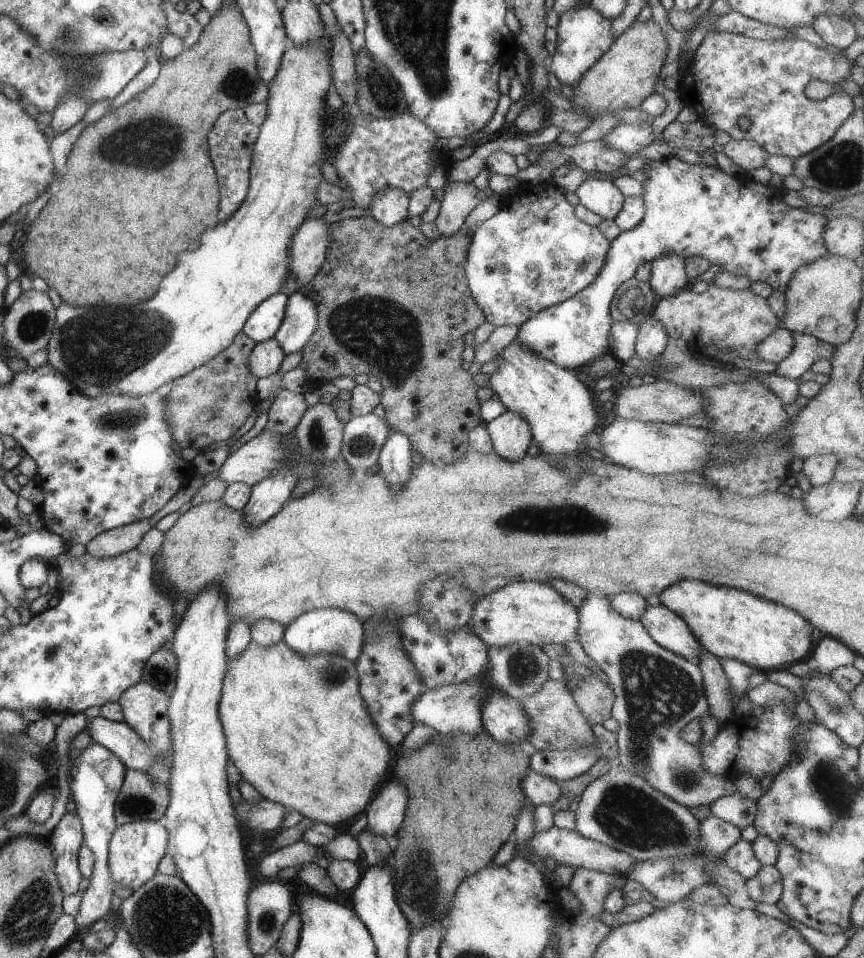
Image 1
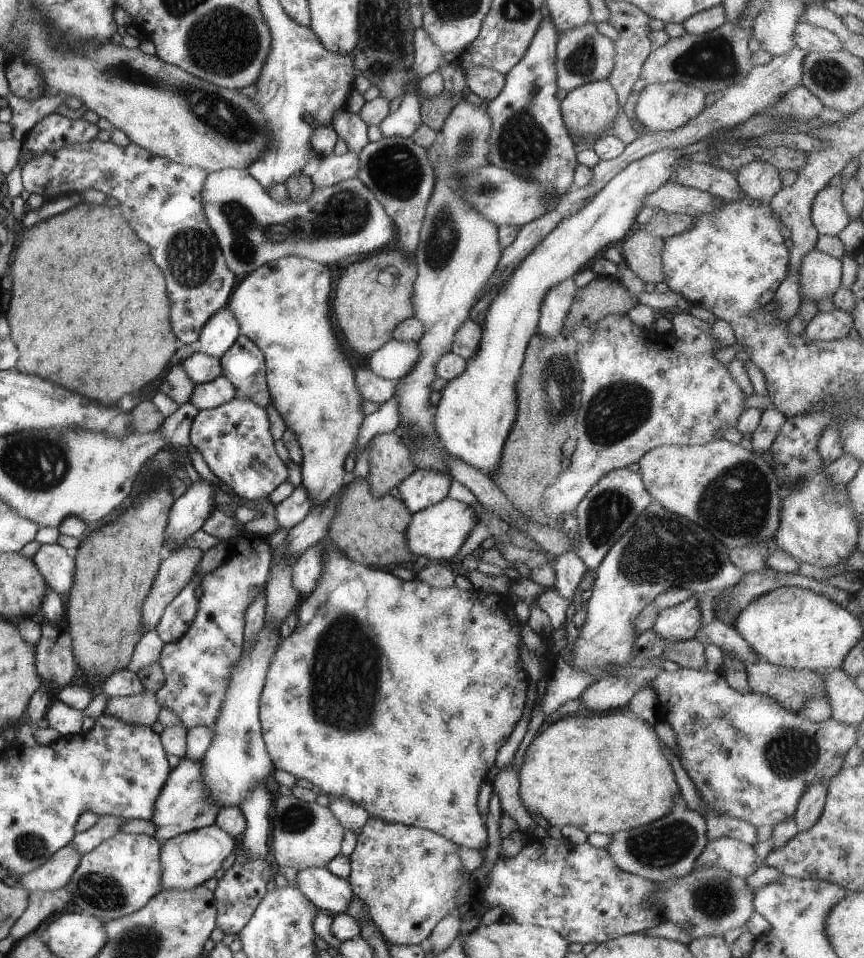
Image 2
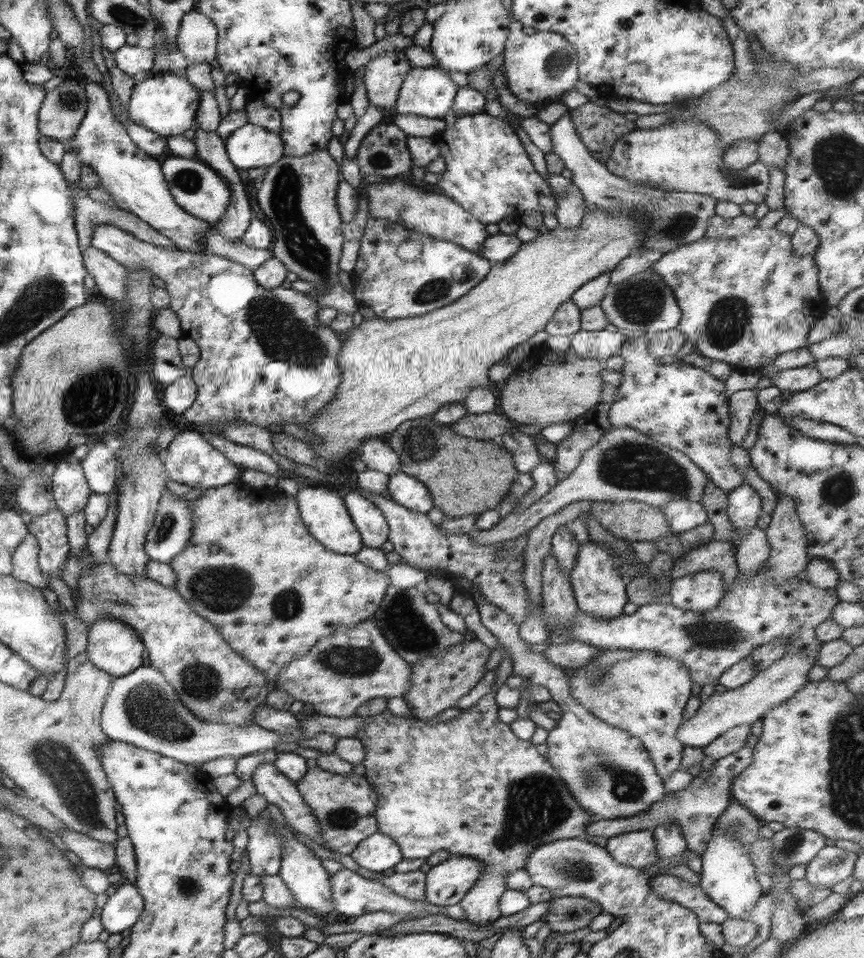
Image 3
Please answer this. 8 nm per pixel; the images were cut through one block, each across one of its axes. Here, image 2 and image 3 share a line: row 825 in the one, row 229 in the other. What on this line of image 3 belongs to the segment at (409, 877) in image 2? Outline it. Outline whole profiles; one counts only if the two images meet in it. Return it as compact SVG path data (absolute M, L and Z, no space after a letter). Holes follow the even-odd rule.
M369 218L366 219L357 255L355 268L349 274L355 286L353 296L360 308L373 311L375 317L389 320L419 316L455 302L483 280L491 264L457 244ZM411 238L421 244L421 251L413 262L404 262L395 252Z

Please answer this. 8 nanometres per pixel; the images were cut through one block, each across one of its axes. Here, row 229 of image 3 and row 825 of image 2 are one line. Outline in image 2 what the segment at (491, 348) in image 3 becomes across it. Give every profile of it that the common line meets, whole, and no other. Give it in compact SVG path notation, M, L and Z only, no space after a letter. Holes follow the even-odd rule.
M626 711L559 716L543 726L541 734L525 750L518 772L518 796L527 812L540 814L556 828L574 825L586 836L590 833L610 836L614 831L650 824L675 808L674 799L680 789L662 742L653 727Z

